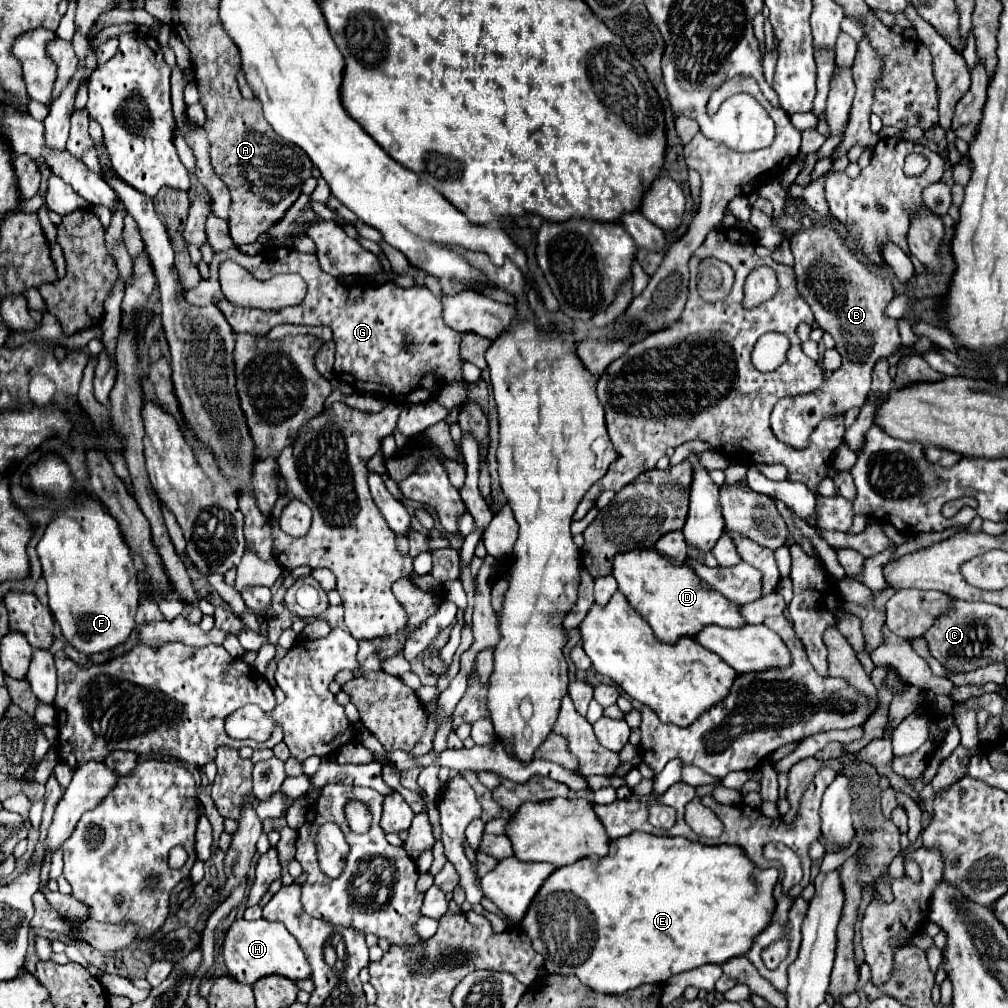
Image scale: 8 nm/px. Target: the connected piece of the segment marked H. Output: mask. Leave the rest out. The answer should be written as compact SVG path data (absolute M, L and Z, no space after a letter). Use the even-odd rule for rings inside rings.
M265 918L253 922L235 920L225 934L223 958L229 976L233 976L241 984L255 984L259 978L271 974L281 974L295 982L311 978L311 966L307 962L307 956L301 950L299 942L293 938L293 934L289 934L289 930L281 922L271 922Z

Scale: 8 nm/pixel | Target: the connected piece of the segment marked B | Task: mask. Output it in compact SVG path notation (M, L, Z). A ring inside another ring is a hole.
M813 224L807 230L799 230L791 238L791 252L795 256L797 288L811 306L819 328L835 338L837 350L843 358L843 366L825 380L825 390L821 390L821 394L783 398L781 402L777 402L771 414L771 428L775 436L789 446L801 448L813 432L813 426L821 422L825 414L861 408L867 402L871 390L871 374L877 360L889 358L889 352L897 352L901 338L897 322L887 322L887 316L883 314L885 306L891 300L891 282L883 276L873 274L867 264L859 262L829 224Z

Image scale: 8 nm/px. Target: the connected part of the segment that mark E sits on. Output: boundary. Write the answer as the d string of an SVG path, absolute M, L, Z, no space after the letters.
M633 832L625 838L611 840L609 854L605 858L589 856L589 858L583 858L581 862L555 870L545 882L545 886L541 886L541 890L537 892L537 898L533 900L533 906L527 910L521 922L521 928L529 932L529 938L533 940L533 948L545 956L545 970L549 974L573 974L581 980L581 984L589 986L591 990L597 990L603 994L621 994L641 984L661 984L679 972L693 970L703 964L725 964L727 960L735 956L745 956L751 950L755 938L771 924L771 916L775 912L775 898L773 898L775 882L777 882L777 870L767 868L763 870L763 876L759 876L757 866L749 862L741 846L735 846L735 844L707 846L707 844L691 842L685 838L663 838L663 836L653 836L645 832Z

